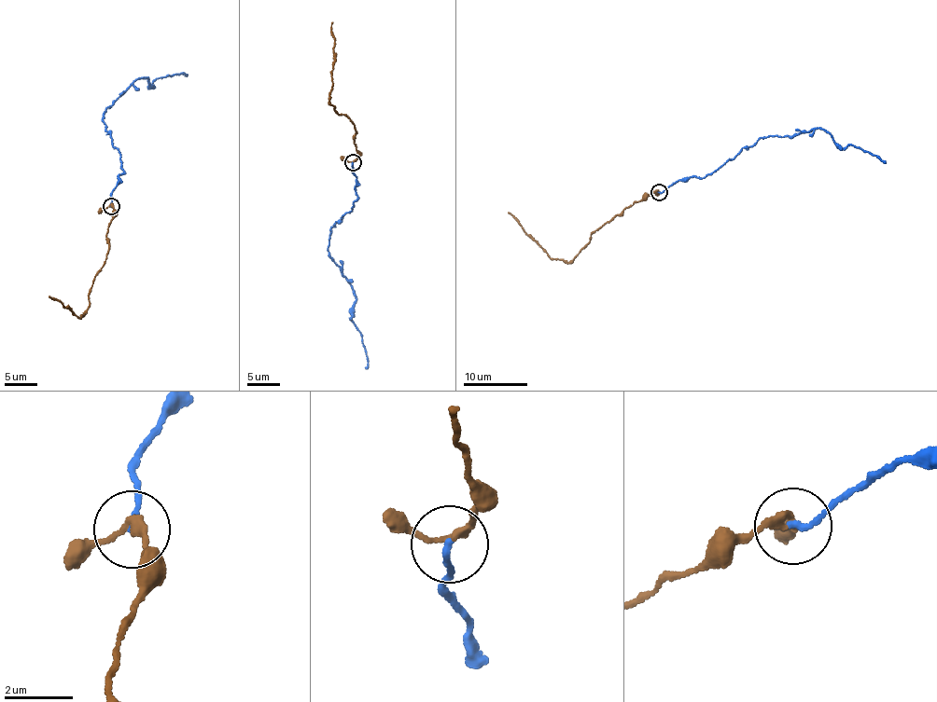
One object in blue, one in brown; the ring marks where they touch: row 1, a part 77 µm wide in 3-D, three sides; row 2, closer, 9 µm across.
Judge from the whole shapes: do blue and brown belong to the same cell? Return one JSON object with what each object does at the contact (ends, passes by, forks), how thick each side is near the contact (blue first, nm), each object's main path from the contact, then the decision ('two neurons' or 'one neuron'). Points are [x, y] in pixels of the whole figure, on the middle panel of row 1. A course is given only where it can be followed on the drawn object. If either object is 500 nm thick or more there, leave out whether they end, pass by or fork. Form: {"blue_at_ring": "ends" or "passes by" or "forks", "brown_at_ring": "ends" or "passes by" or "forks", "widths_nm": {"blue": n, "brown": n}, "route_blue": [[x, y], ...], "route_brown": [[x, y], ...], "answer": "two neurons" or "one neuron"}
{"blue_at_ring": "ends", "brown_at_ring": "passes by", "widths_nm": {"blue": 190, "brown": 200}, "route_blue": [[352, 162], [357, 199], [330, 227], [328, 256], [341, 268], [355, 294], [352, 318], [364, 348], [368, 369]], "route_brown": [[352, 162], [357, 154], [354, 142], [355, 127], [351, 119], [337, 115], [329, 101], [335, 55], [333, 21]], "answer": "one neuron"}

